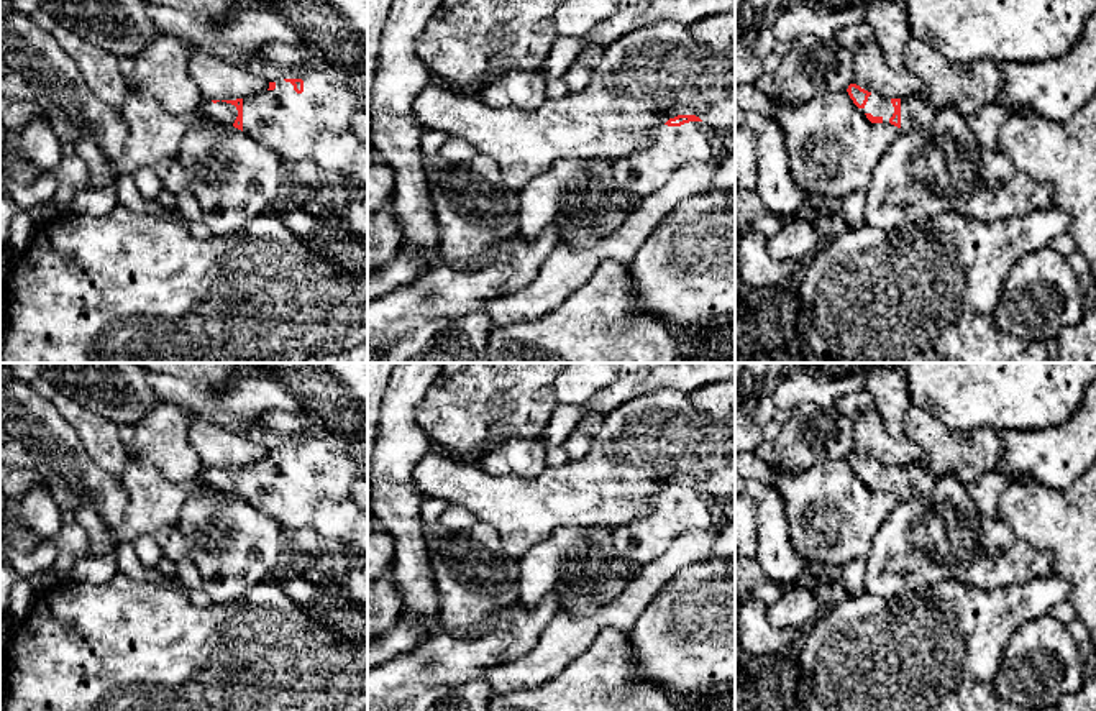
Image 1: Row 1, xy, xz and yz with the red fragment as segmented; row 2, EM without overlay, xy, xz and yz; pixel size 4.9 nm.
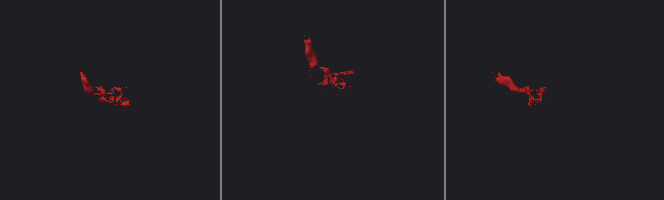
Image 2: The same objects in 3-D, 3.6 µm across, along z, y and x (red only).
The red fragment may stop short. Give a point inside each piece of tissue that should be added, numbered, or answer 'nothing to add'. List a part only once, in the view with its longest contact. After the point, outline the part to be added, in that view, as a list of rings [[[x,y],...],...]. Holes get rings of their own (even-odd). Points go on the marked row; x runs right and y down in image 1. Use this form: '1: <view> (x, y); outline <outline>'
1: xy (225, 114); outline [[[202,100],[200,105],[199,105],[199,110],[215,120],[215,122],[220,122],[221,125],[226,125],[226,126],[233,126],[236,117],[238,117],[238,110],[235,105],[231,103],[226,103],[226,102],[217,102],[213,103],[212,100]]]

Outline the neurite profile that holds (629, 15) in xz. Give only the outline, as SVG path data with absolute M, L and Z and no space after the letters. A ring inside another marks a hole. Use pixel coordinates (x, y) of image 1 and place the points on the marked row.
M617 0L612 15L601 20L584 36L587 46L607 48L638 28L656 21L689 26L710 15L735 10L735 0Z

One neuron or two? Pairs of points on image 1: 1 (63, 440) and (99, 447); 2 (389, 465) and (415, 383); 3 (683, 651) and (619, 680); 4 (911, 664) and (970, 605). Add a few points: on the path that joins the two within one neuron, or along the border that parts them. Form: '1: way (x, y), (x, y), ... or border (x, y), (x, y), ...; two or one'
1: border (58, 412), (76, 432), (86, 454), (105, 473); two
2: way (397, 445), (399, 403); one
3: border (627, 634), (637, 672), (670, 693); two
4: way (926, 649), (955, 619); one

